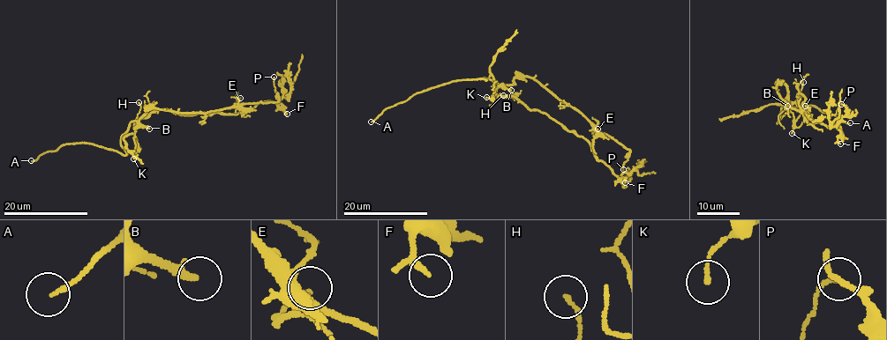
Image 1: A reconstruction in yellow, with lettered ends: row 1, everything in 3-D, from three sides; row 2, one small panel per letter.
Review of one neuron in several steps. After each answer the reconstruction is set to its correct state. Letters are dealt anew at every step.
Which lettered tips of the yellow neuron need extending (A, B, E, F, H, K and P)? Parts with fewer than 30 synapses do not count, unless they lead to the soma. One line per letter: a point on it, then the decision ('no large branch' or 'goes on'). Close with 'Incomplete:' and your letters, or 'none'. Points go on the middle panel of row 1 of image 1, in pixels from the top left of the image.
A: place (371, 121); goes on
B: place (511, 90); goes on
E: place (597, 129); no large branch
F: place (625, 182); no large branch
H: place (503, 95); no large branch
K: place (486, 97); no large branch
P: place (623, 169); no large branch
Incomplete: A, B

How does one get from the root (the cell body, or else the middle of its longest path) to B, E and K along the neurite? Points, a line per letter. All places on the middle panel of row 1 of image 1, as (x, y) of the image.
B: (500, 96), (496, 93), (498, 87), (511, 90)
E: (500, 96), (496, 90), (500, 84), (531, 77), (577, 109), (593, 132), (597, 129)
K: (500, 96), (496, 94), (495, 88), (491, 98), (486, 97)

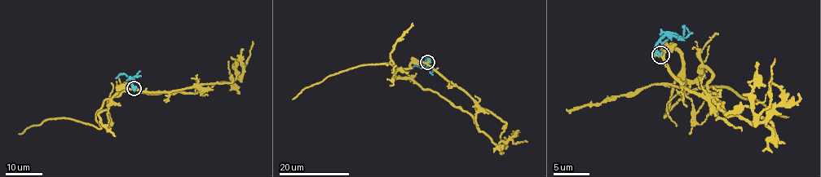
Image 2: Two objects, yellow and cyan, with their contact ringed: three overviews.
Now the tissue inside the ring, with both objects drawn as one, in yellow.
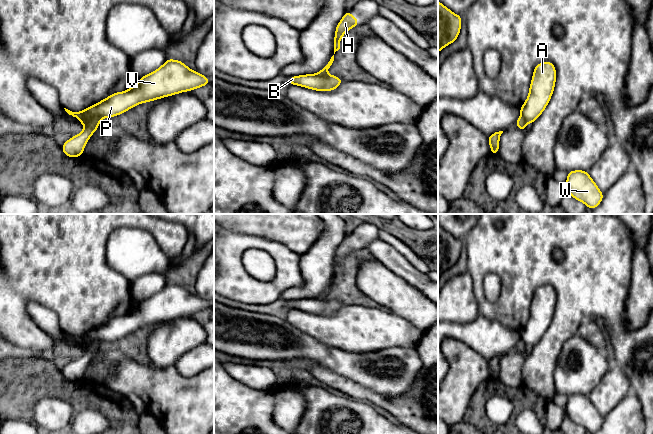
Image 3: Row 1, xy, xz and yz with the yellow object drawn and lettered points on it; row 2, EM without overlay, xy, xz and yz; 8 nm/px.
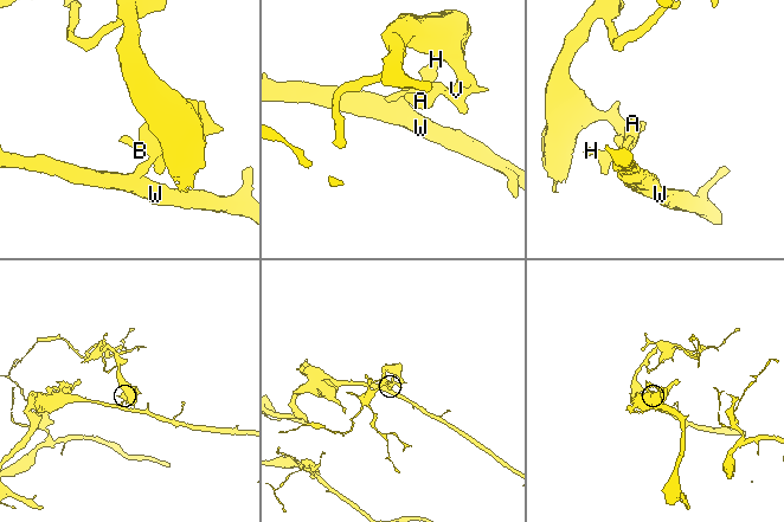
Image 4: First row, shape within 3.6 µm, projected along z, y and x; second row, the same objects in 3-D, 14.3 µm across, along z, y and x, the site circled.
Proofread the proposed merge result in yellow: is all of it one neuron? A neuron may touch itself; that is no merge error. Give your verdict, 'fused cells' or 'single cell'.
fused cells

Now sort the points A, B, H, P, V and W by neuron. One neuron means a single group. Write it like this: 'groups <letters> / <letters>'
groups A B P V / H W

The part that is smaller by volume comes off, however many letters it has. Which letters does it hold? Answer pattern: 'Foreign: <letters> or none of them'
Foreign: A, B, P, V

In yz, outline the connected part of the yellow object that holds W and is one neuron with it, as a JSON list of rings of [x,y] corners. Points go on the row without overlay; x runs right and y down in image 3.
[[[583,394],[567,396],[565,415],[591,434],[598,431],[604,420],[589,397]]]

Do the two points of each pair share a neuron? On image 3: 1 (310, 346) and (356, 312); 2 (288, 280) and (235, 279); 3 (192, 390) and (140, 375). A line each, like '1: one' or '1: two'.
1: two
2: one
3: one

